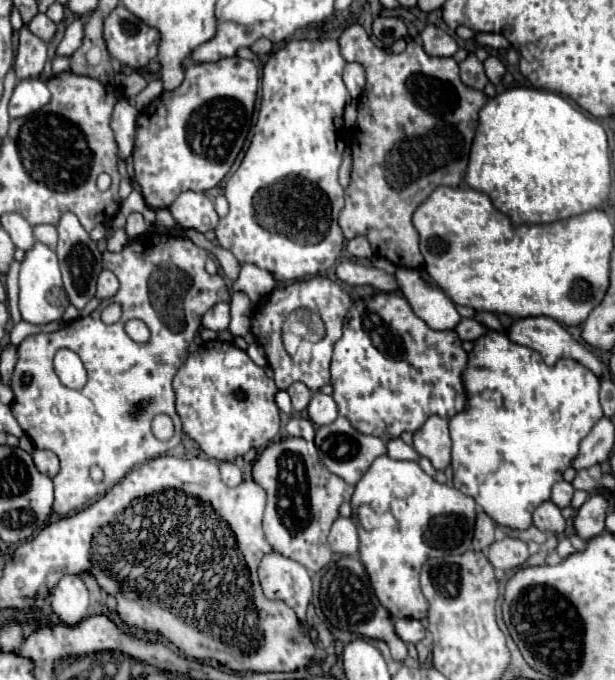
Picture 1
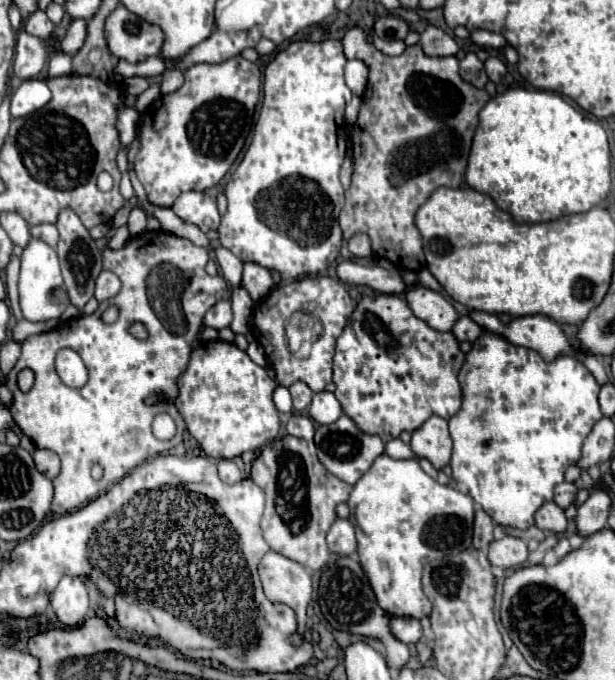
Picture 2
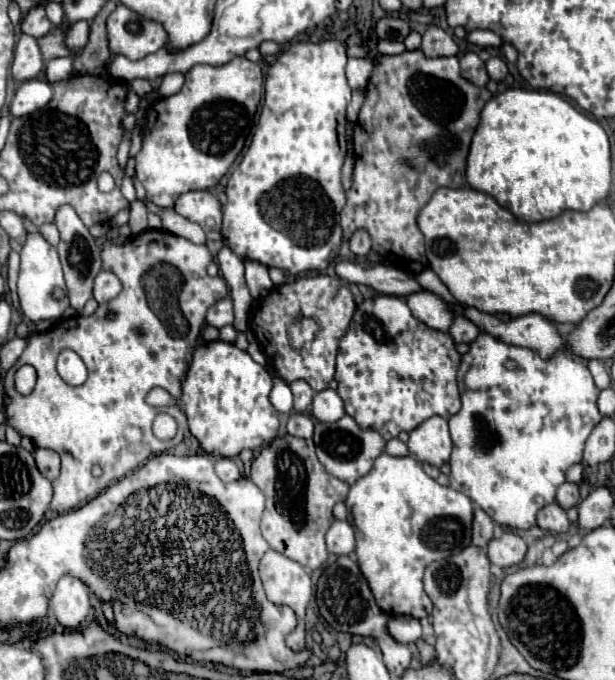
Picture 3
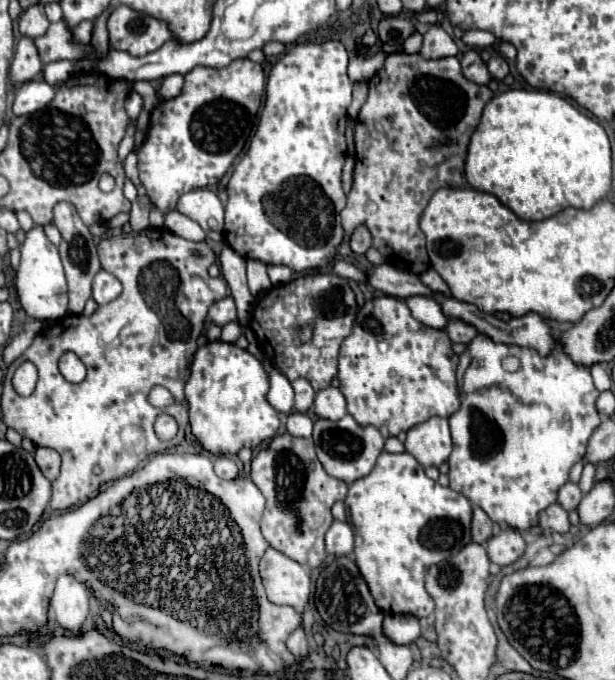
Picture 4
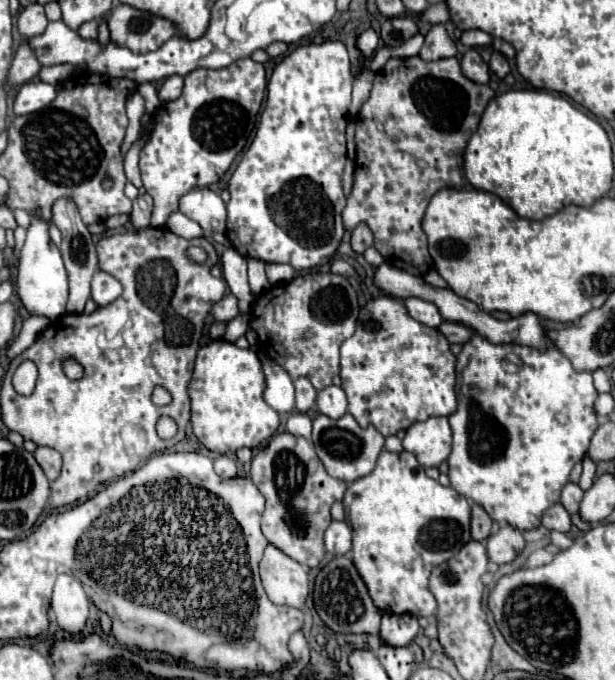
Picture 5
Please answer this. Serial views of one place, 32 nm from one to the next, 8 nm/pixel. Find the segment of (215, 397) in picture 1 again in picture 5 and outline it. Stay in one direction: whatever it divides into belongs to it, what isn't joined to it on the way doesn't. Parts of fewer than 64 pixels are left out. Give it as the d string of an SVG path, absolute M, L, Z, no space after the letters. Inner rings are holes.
M214 340L198 350L190 382L192 430L194 436L212 452L234 454L238 448L254 448L268 440L280 426L278 412L264 398L264 374L258 356L232 342Z

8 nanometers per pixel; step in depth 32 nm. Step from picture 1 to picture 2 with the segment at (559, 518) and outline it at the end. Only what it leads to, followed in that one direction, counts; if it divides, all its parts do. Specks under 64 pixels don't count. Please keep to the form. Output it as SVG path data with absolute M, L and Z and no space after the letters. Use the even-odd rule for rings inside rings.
M548 502L544 504L538 512L536 512L536 526L544 532L554 532L554 534L562 534L566 532L566 526L568 526L568 520L564 516L564 510L554 504L554 502Z

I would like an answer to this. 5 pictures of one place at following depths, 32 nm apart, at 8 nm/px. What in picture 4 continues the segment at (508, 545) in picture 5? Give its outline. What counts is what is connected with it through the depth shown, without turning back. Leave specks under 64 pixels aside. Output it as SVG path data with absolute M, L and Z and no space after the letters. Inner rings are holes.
M504 526L500 530L500 534L492 536L486 542L488 558L498 566L508 566L508 564L516 562L520 558L520 554L524 552L524 548L526 548L526 542L524 542L522 534L510 526Z

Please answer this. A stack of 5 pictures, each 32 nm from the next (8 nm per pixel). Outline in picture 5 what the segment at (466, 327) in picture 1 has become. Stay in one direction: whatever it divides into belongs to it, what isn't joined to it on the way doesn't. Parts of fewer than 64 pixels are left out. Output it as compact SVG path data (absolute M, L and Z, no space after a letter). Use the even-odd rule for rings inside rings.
M442 322L438 326L438 330L446 336L446 340L450 344L464 344L470 336L472 336L472 330L462 326L462 324L454 324L454 322Z

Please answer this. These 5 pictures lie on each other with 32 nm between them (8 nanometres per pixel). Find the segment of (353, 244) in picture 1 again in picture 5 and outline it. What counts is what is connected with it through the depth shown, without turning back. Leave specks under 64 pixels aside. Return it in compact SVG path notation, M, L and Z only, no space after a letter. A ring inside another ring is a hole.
M358 224L354 230L352 230L352 250L362 254L366 248L372 246L372 230L368 228L368 224Z

